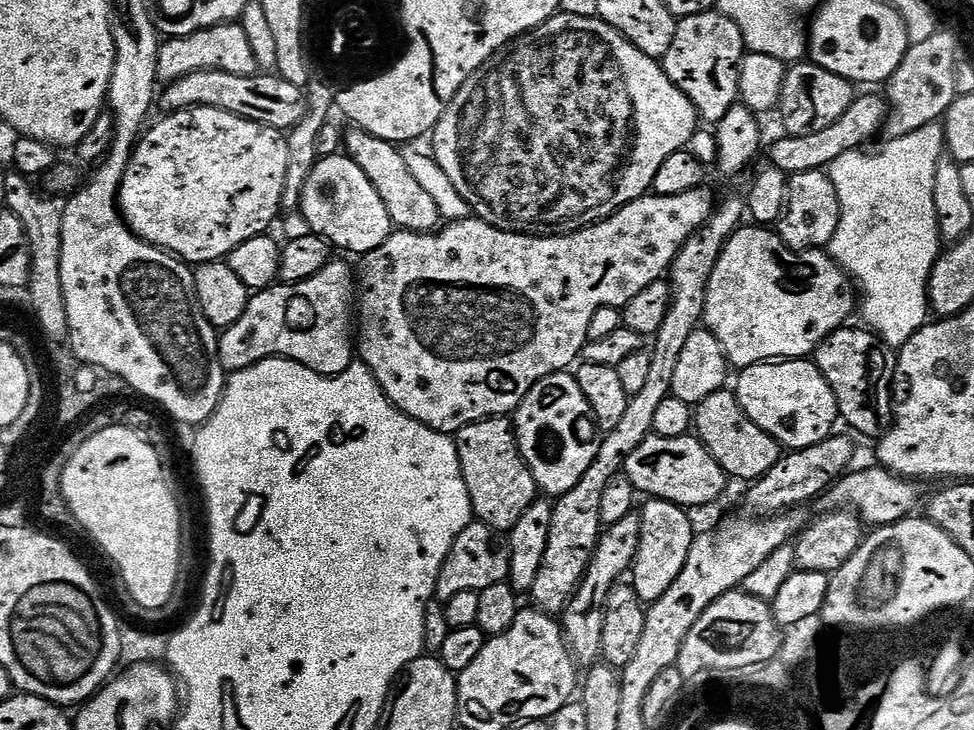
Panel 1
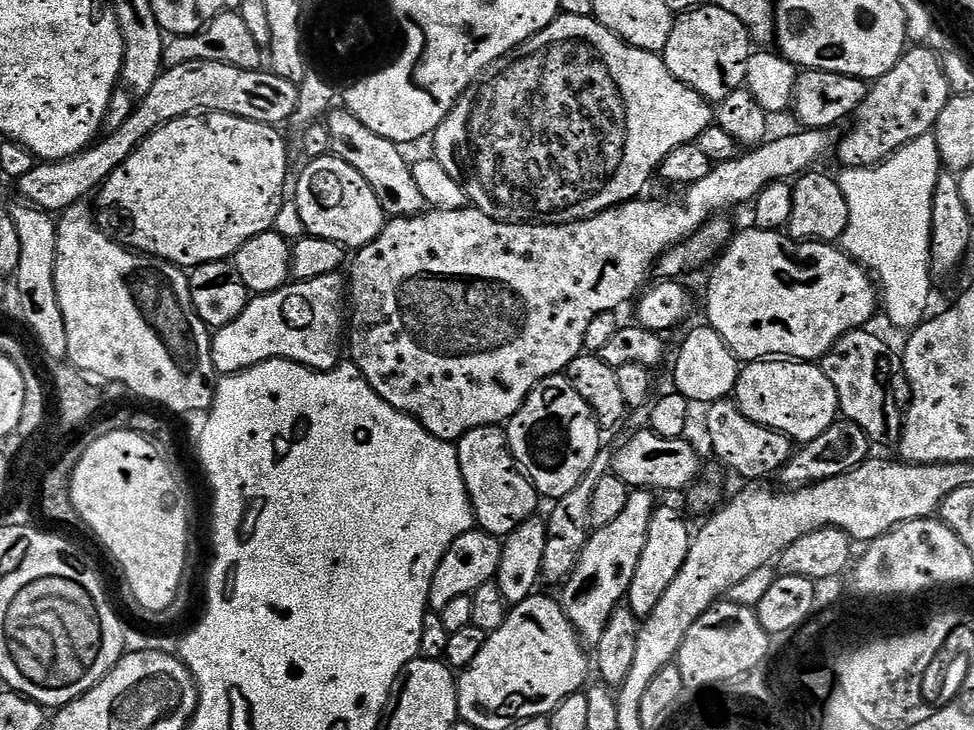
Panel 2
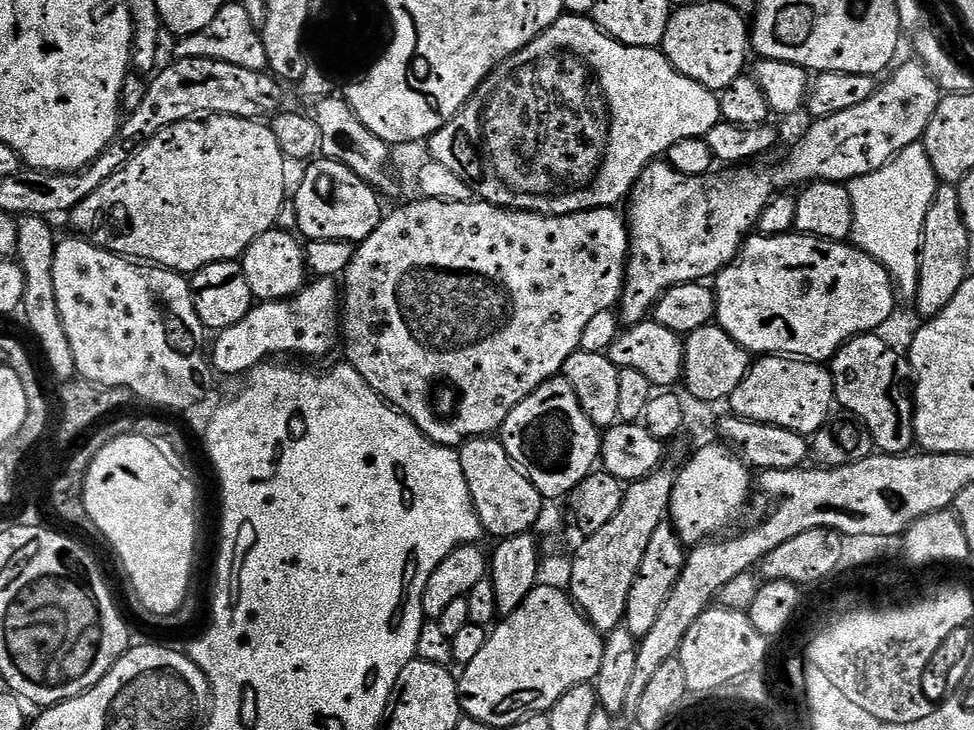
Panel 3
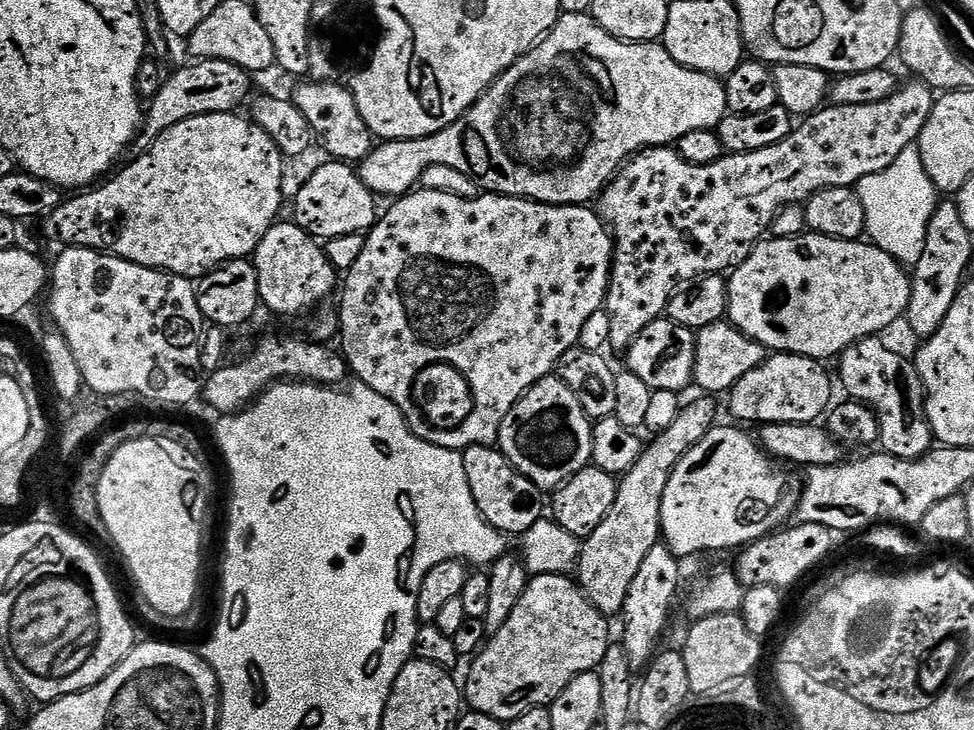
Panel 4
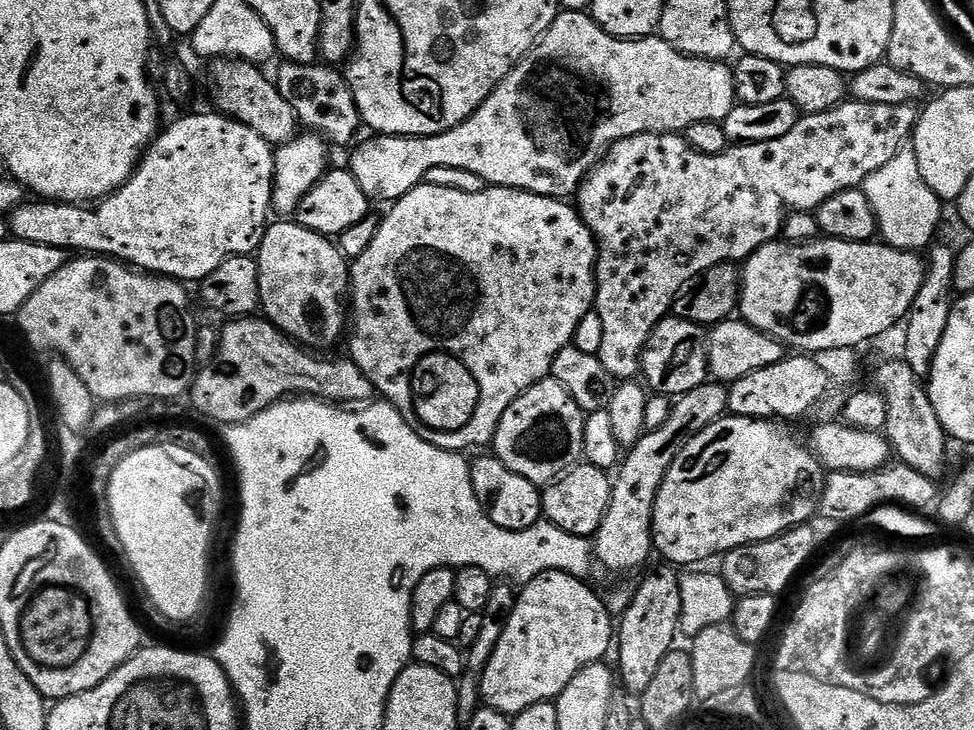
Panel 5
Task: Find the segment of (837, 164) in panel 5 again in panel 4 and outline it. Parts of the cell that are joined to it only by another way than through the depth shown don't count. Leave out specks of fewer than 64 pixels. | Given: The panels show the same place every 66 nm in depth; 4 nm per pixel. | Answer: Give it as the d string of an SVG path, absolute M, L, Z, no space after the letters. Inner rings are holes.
M911 82L905 86L897 87L896 93L882 102L870 102L870 106L842 106L832 104L825 106L818 112L812 113L803 122L797 123L792 132L782 142L774 142L774 146L766 146L762 150L753 152L734 152L725 154L718 162L710 162L710 166L694 166L686 162L675 147L665 146L662 148L645 148L643 152L637 152L624 167L616 173L616 177L607 184L604 191L598 197L598 211L601 220L608 226L612 233L614 251L612 254L612 276L608 279L608 298L604 301L603 311L610 314L610 345L613 349L626 350L650 322L661 319L668 311L668 303L672 301L677 291L686 284L700 279L702 276L715 276L717 274L731 273L751 254L752 249L761 243L769 235L772 223L780 209L787 204L804 204L815 193L827 188L851 188L860 183L862 178L870 174L878 174L886 170L896 159L902 150L913 147L919 141L922 134L922 126L926 126L926 118L930 118L930 110L937 102L933 89L923 82Z

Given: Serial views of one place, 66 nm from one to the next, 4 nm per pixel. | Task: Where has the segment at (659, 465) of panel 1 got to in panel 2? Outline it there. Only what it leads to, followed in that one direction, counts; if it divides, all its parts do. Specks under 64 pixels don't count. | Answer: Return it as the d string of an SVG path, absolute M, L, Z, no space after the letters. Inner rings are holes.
M650 430L643 431L634 433L617 450L616 457L611 457L610 468L614 475L622 478L622 482L626 482L632 490L680 492L690 487L700 472L700 456L687 444L687 439L671 440Z

